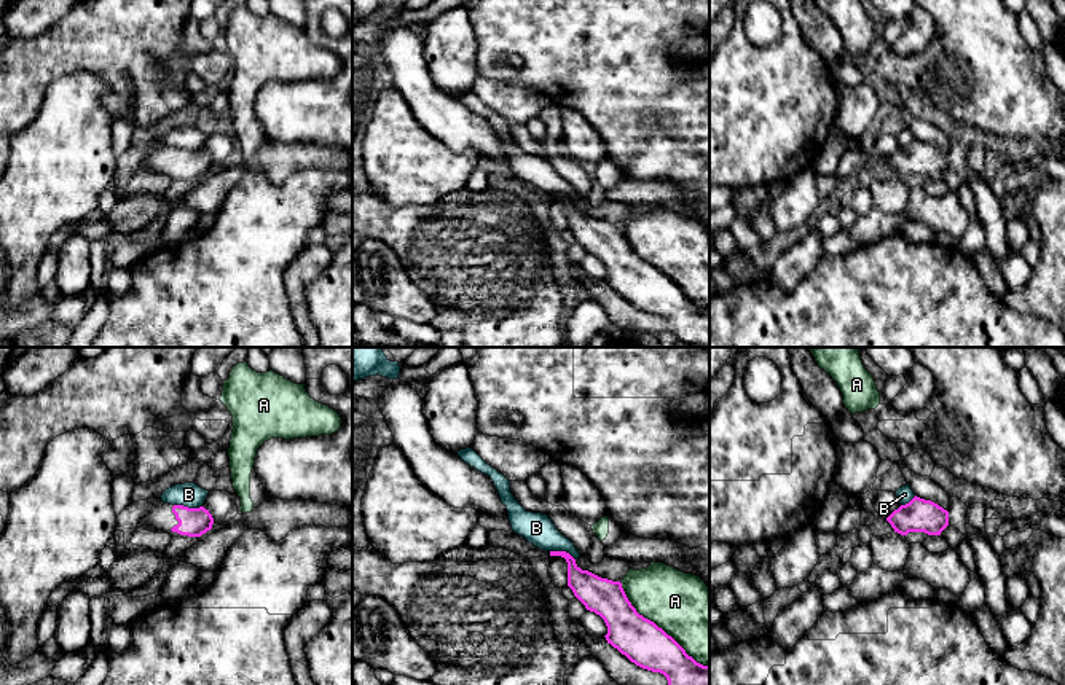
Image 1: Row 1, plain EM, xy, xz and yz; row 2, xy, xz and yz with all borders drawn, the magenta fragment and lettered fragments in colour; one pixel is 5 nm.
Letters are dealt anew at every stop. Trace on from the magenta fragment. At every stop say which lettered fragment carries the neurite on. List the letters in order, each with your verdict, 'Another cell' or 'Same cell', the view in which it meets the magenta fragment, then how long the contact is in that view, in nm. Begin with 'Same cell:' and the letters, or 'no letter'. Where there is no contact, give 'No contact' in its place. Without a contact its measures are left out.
Same cell: no letter
A: Another cell. Touches magenta in xz. Shared border 600 nm
B: Another cell. Touches magenta in xy. Shared border 140 nm

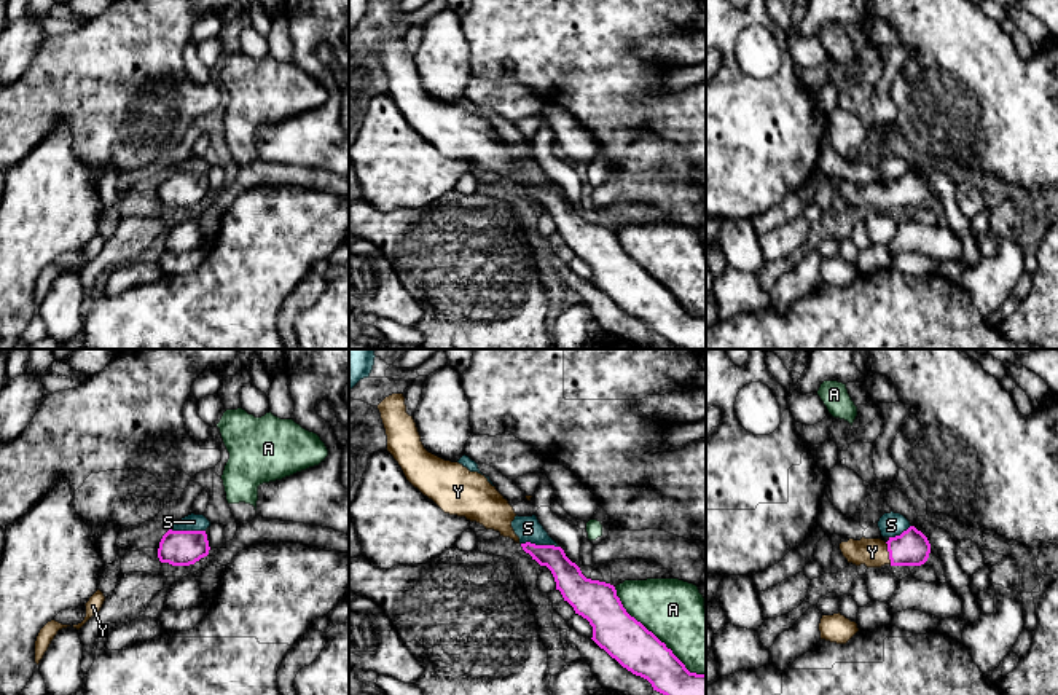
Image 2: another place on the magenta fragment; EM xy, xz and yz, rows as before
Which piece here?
Same cell: Y
A: Another cell. Touches magenta in xz. Shared border 650 nm
S: Another cell. Touches magenta in xz. Shared border 190 nm
Y: Same cell. Touches magenta in yz. Shared border 120 nm

